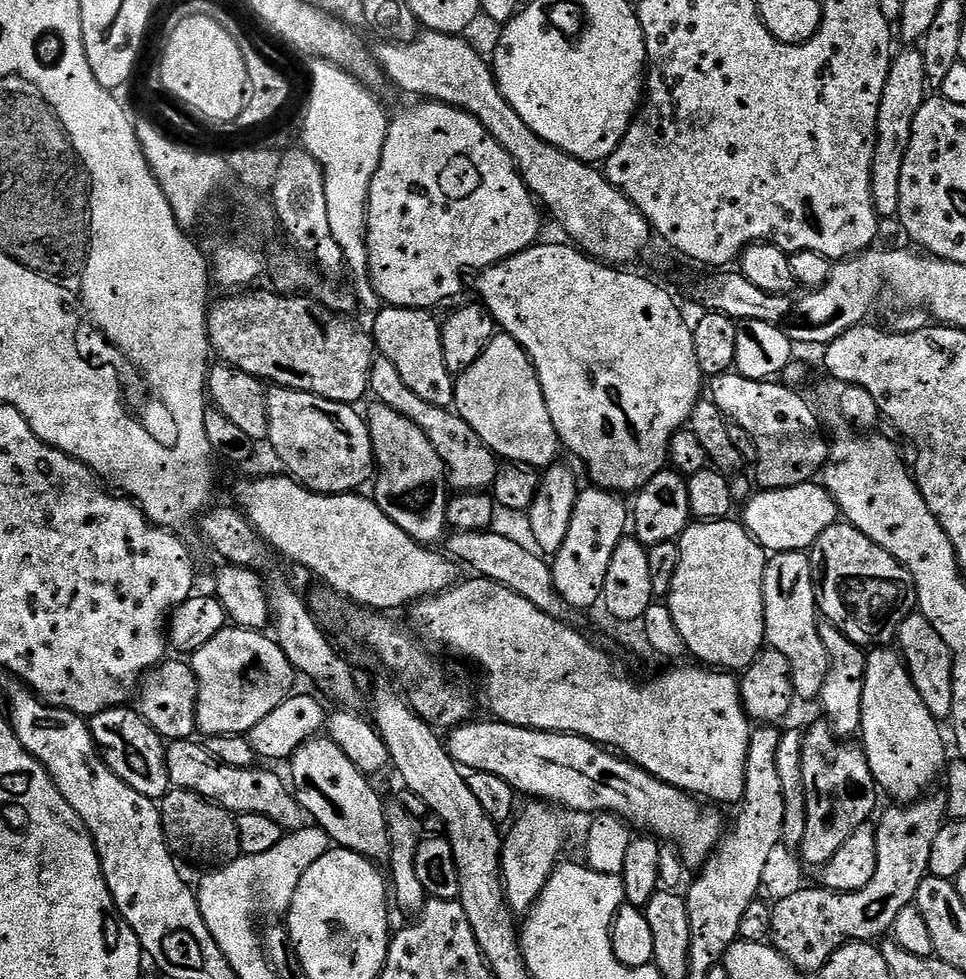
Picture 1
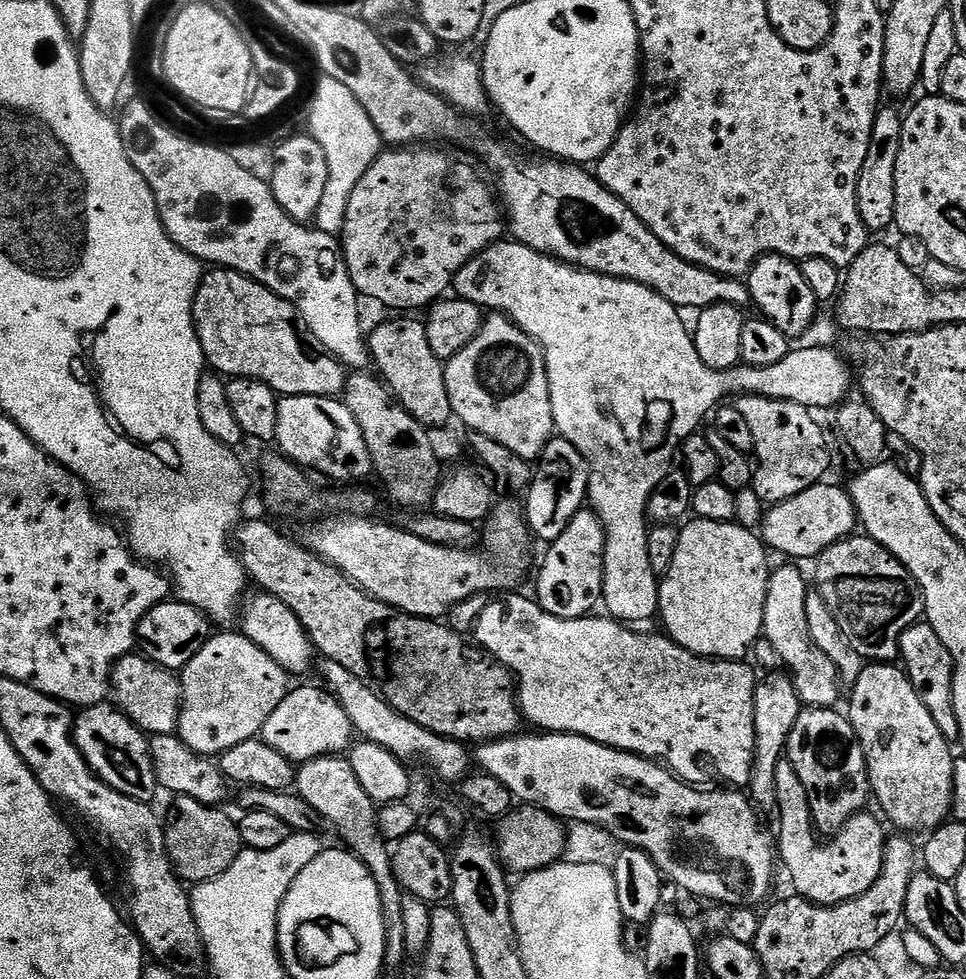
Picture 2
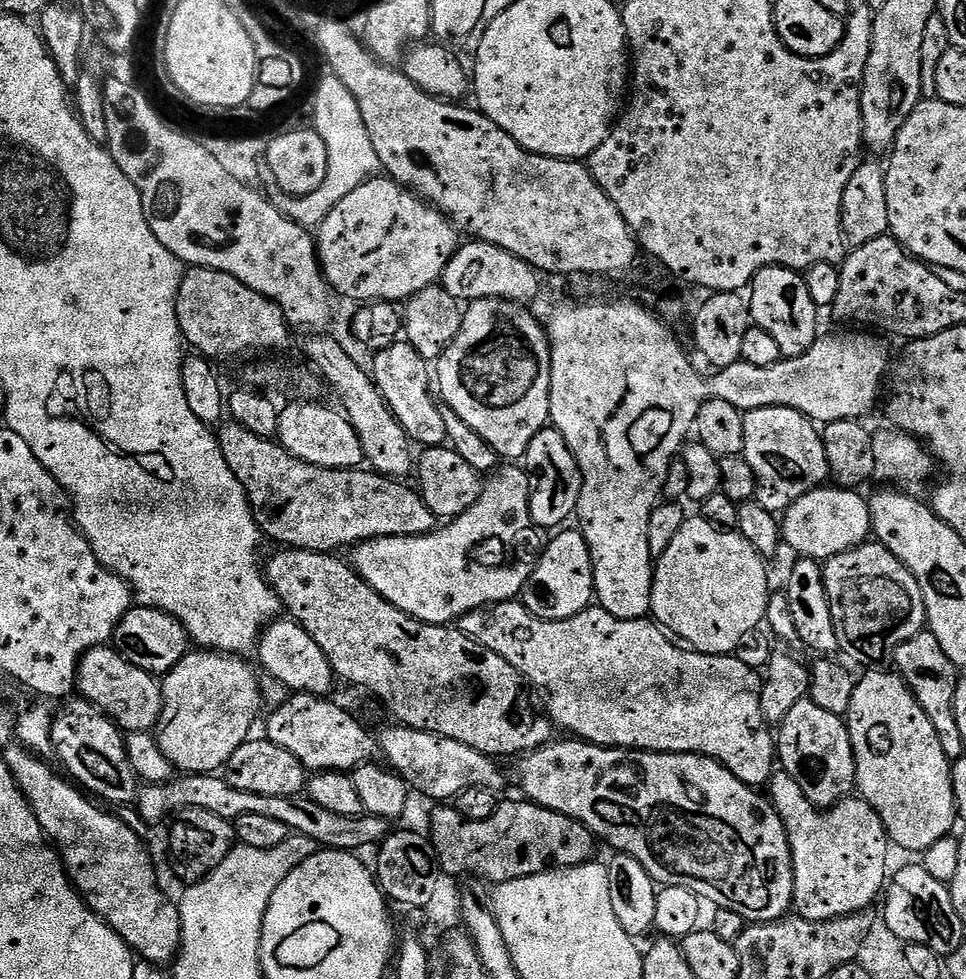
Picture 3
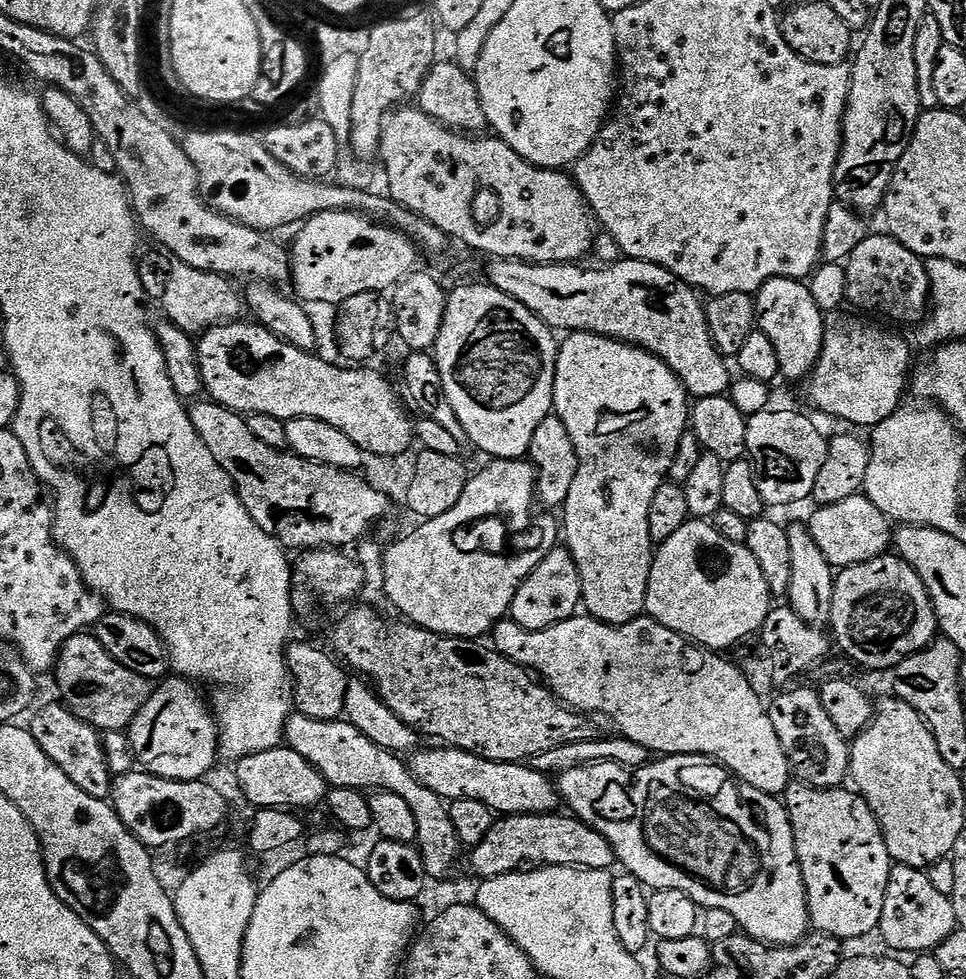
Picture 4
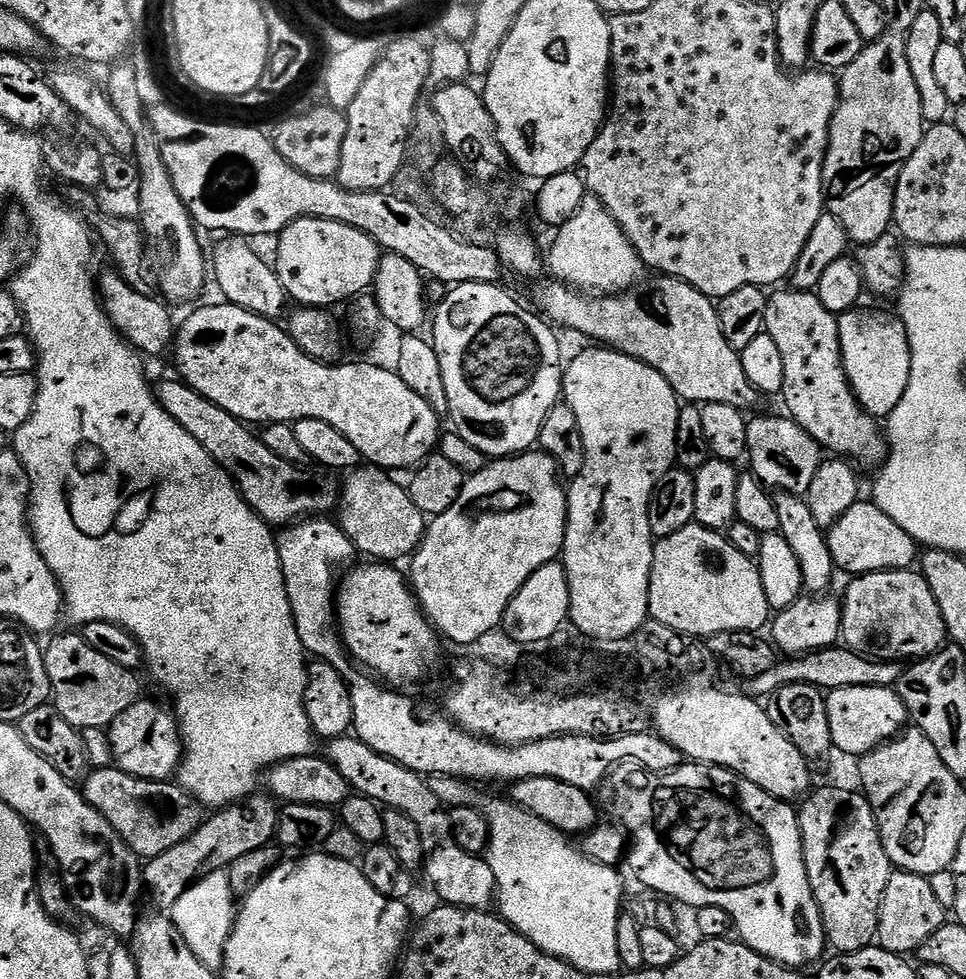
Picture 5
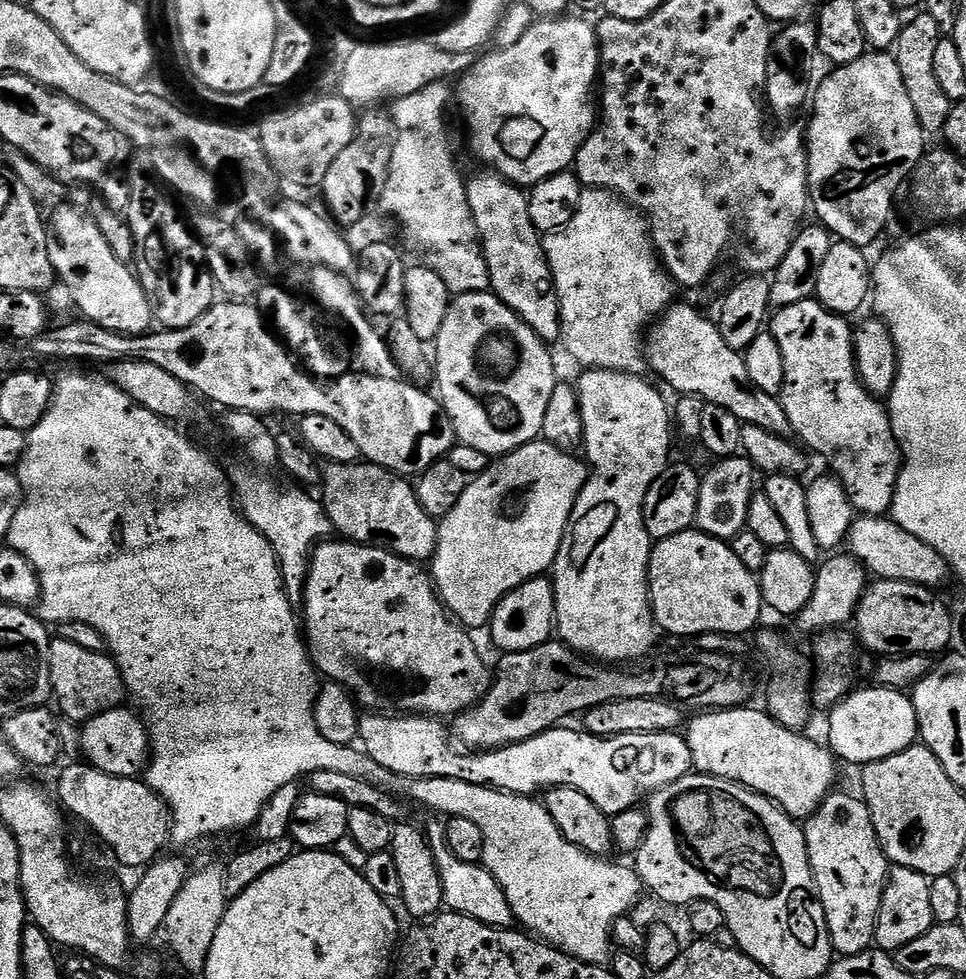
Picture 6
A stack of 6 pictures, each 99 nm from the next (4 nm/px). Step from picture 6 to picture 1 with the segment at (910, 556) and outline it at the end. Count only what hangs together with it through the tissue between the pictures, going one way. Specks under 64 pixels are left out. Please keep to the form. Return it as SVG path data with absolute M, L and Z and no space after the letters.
M820 482L799 484L793 488L764 488L744 501L742 509L744 527L768 554L811 549L819 535L838 520L836 500Z

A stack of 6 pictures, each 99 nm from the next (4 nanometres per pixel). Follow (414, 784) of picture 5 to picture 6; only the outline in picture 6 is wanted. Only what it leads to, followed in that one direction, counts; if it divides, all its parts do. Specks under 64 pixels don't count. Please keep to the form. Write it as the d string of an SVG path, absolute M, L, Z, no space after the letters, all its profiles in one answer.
M439 819L436 820L426 824L426 835L428 844L432 847L434 862L438 866L438 878L442 878L444 908L449 912L469 916L495 928L513 927L514 917L510 910L510 902L506 898L502 886L498 886L494 874L490 874L483 863L471 864L458 859L448 845L448 838L444 833L445 825Z

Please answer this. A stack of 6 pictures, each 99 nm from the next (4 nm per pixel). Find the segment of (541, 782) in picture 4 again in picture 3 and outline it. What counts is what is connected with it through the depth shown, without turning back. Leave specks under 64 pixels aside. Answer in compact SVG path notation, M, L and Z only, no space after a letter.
M384 728L378 732L378 748L385 756L387 767L407 782L409 789L421 792L436 800L432 802L455 801L462 790L490 788L500 790L504 784L504 772L491 756L466 746L466 742L454 742L454 738L439 736L433 732L423 732L417 728Z

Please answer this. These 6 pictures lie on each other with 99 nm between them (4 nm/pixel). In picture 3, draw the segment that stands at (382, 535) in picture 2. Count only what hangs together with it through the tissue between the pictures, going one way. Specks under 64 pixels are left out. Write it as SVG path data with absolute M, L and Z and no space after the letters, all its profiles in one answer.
M504 467L485 483L478 502L474 502L466 514L445 523L439 530L425 536L384 536L377 541L364 541L355 549L356 571L382 599L389 600L398 610L427 624L451 625L467 612L500 604L503 600L516 600L523 593L524 584L538 559L537 549L512 548L512 543L527 528L533 527L530 514L533 481L523 467Z

